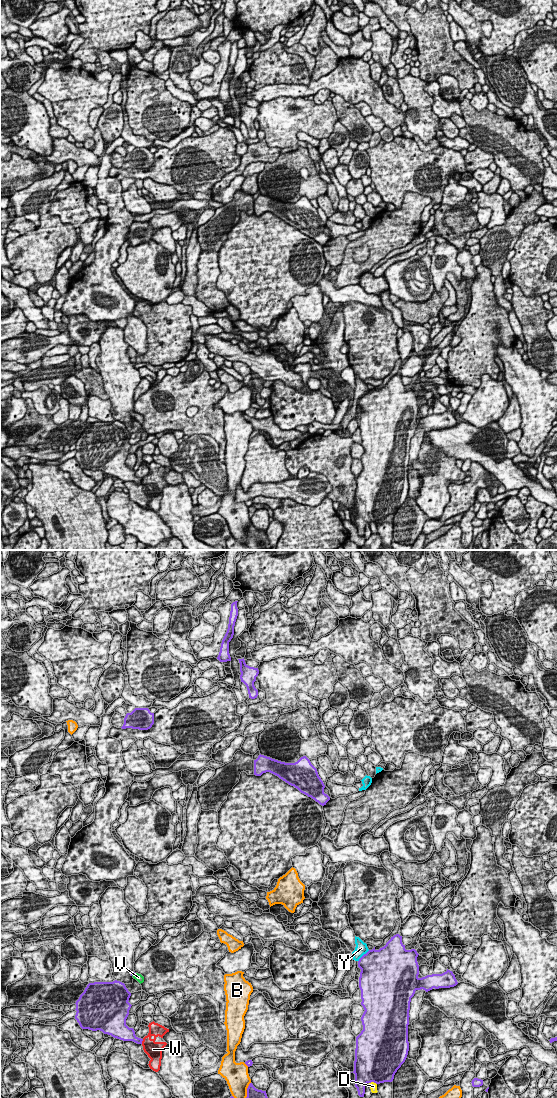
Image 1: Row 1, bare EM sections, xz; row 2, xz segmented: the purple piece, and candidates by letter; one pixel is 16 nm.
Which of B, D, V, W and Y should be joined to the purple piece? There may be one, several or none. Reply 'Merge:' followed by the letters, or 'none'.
Merge: none

